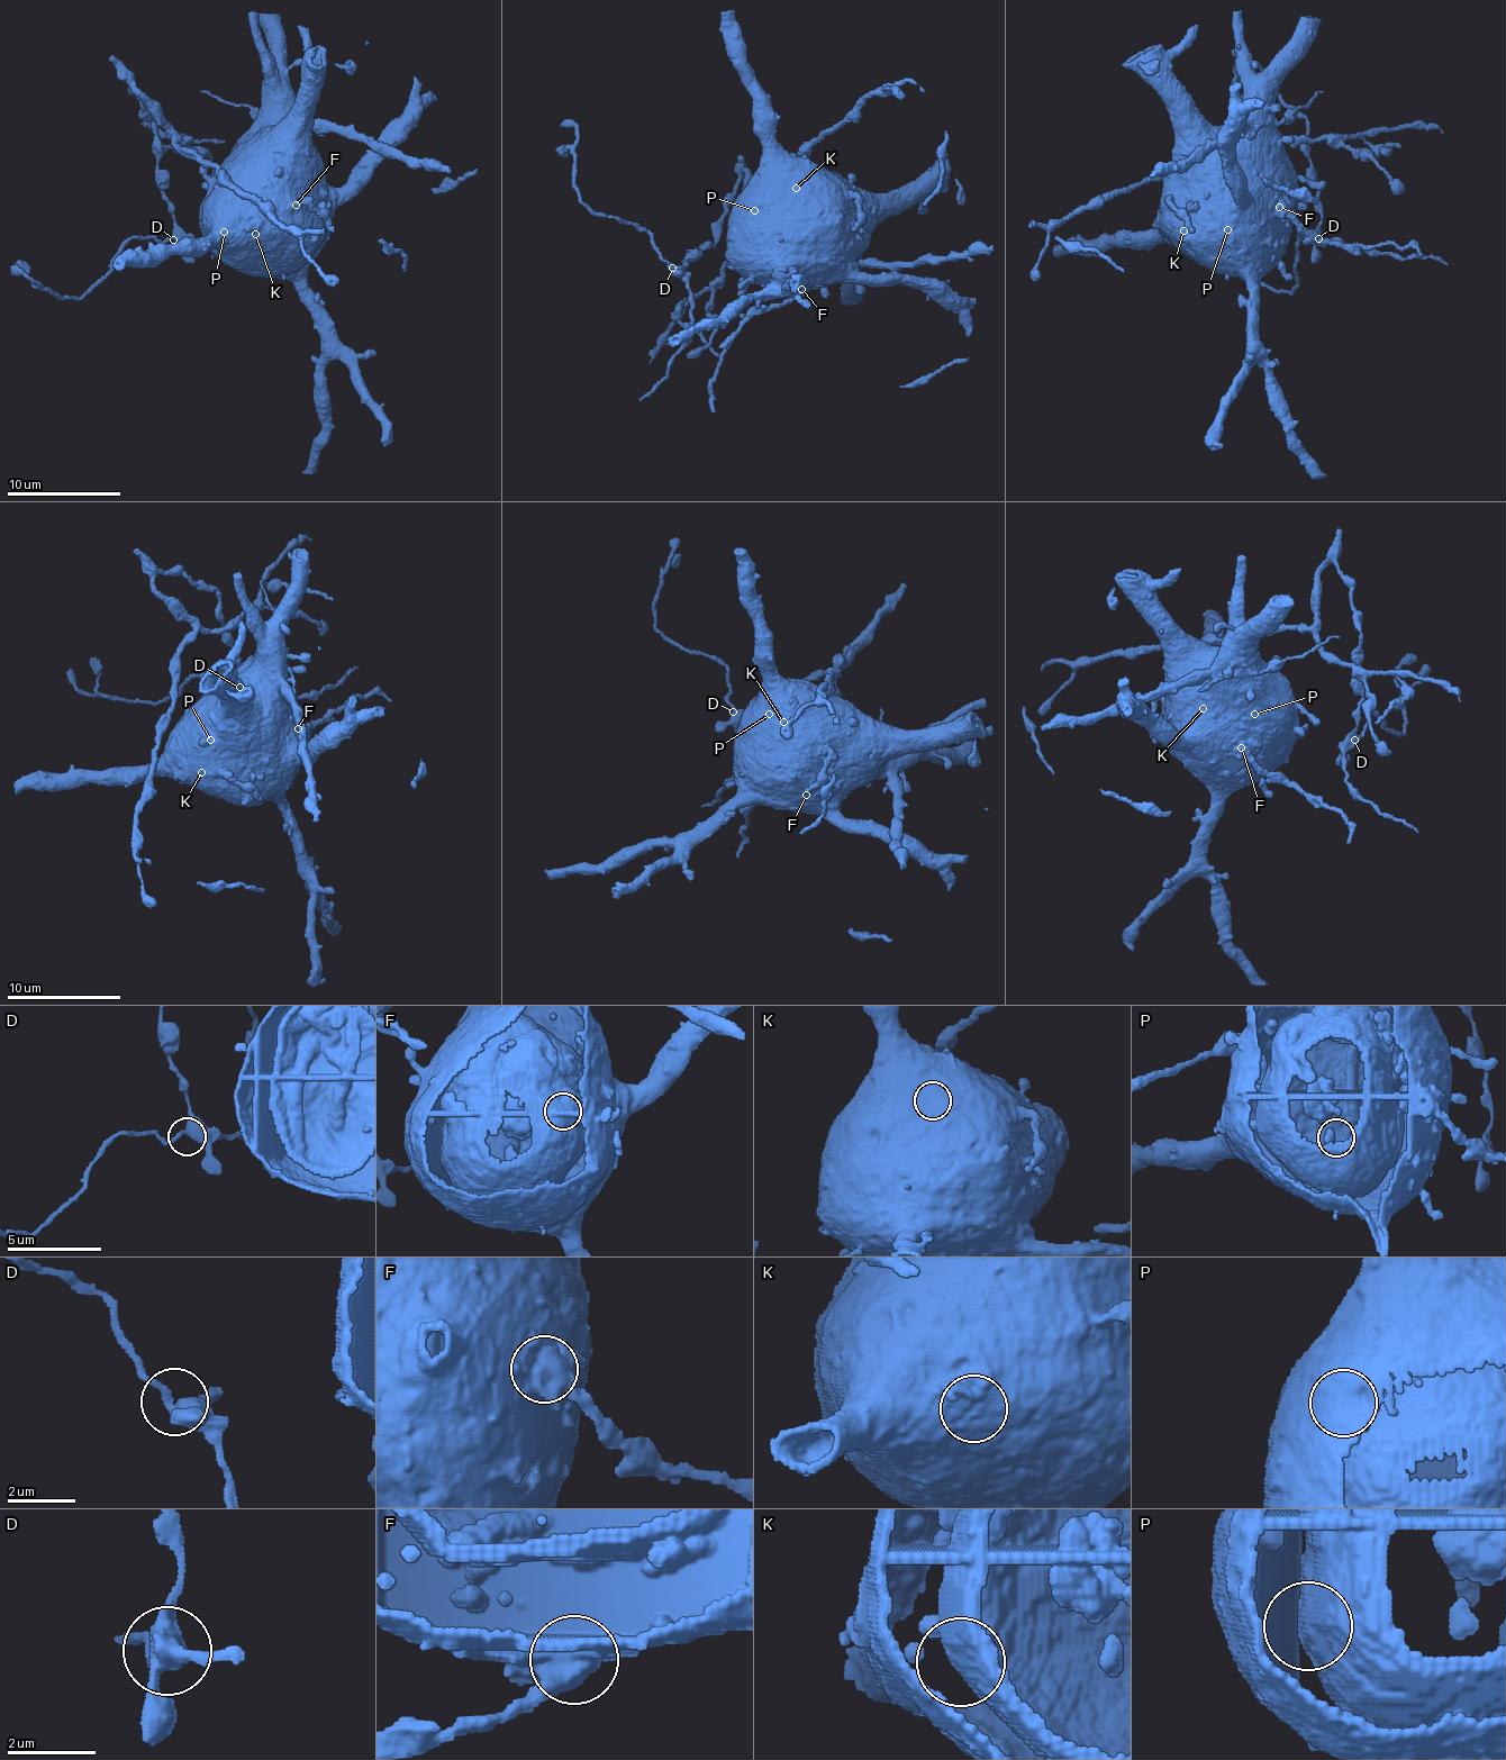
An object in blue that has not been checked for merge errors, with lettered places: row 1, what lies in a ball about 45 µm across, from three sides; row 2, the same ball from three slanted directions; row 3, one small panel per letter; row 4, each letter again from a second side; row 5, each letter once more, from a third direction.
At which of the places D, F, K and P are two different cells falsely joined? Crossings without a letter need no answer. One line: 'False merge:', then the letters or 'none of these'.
False merge: F

